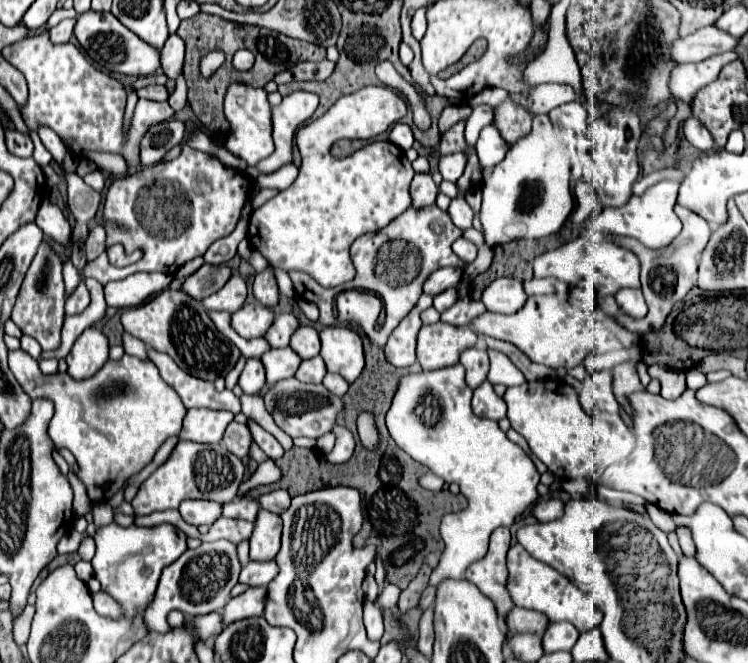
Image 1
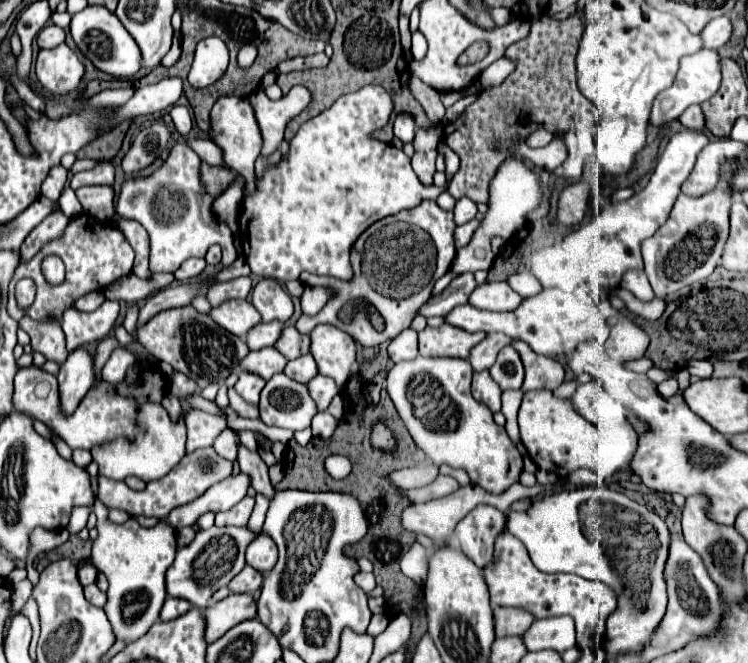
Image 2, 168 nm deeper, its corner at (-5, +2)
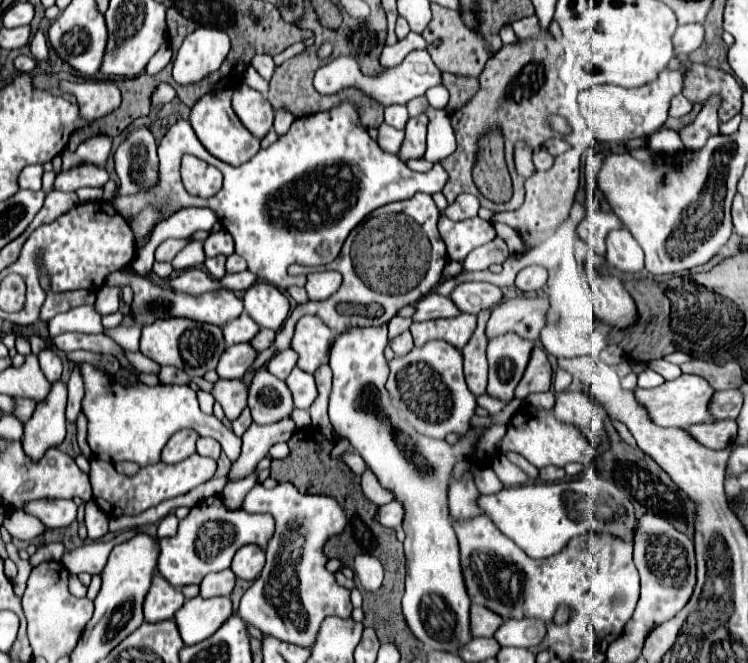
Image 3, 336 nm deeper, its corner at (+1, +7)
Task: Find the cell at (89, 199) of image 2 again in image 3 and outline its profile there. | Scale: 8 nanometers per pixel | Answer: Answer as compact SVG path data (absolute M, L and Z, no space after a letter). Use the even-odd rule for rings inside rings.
M81 163L65 173L59 173L55 177L53 189L57 191L77 191L81 187L103 187L107 183L109 175L105 167L91 165L91 163Z

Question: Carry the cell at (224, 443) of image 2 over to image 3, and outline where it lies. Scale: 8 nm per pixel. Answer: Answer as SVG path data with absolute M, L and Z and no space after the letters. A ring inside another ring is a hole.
M199 437L197 439L197 453L211 457L211 459L217 459L221 453L221 445L211 437Z

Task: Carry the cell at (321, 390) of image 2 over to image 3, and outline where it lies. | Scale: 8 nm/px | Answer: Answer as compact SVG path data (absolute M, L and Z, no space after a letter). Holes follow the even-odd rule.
M295 367L285 383L289 385L289 391L293 393L295 409L309 409L309 405L317 397L317 387L315 387L313 375L309 375L309 373L301 371L299 367Z

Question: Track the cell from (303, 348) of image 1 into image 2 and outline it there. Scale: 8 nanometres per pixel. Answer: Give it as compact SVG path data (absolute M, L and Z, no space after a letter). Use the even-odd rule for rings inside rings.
M285 326L281 338L275 344L275 348L281 354L285 354L289 360L295 360L295 358L309 352L311 340L309 340L309 334L301 334L295 326Z

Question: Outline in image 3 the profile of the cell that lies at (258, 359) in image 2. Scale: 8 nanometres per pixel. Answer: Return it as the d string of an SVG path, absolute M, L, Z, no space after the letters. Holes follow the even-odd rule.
M249 343L227 347L215 371L219 379L241 379L247 367L255 361L255 357L257 357L257 351Z

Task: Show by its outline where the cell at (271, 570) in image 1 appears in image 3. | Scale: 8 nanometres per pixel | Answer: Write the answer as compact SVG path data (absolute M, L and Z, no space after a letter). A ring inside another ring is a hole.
M225 569L225 571L219 571L219 573L209 573L201 585L199 585L199 597L203 599L209 599L209 597L217 597L217 595L225 595L229 597L231 591L233 591L233 585L235 585L235 575L231 569Z

